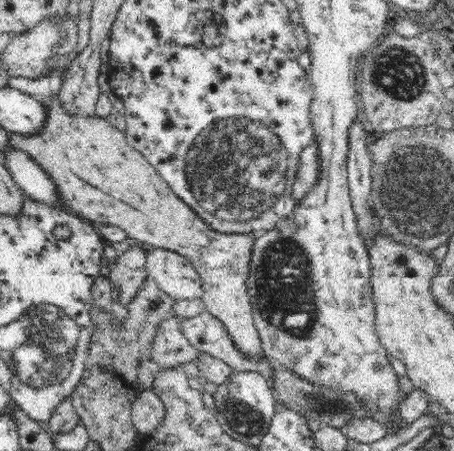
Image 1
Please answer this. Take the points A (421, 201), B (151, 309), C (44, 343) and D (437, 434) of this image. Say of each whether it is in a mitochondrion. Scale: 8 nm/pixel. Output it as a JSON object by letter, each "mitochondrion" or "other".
{"A":"mitochondrion","B":"mitochondrion","C":"mitochondrion","D":"other"}

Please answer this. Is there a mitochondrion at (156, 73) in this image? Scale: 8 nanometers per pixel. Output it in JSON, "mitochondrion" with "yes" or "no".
{"mitochondrion":"no"}

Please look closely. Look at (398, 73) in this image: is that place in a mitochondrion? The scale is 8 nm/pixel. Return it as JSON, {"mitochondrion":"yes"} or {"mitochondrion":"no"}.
{"mitochondrion":"yes"}

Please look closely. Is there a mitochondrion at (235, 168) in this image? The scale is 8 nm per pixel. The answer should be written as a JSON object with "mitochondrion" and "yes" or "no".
{"mitochondrion":"yes"}

